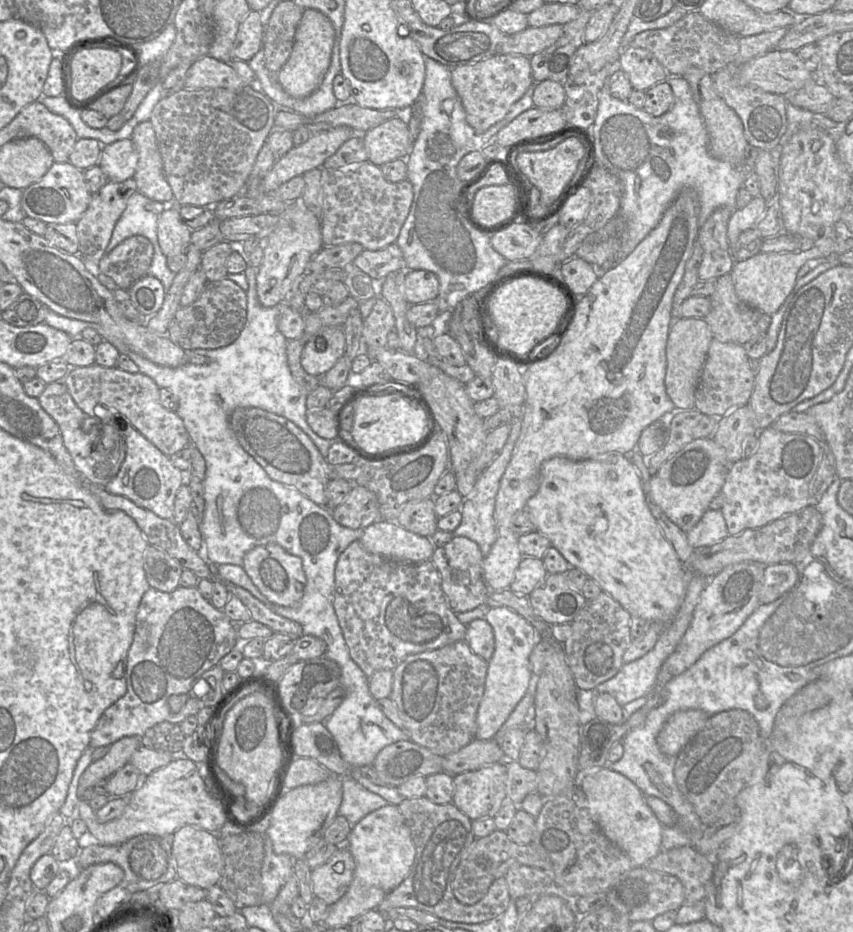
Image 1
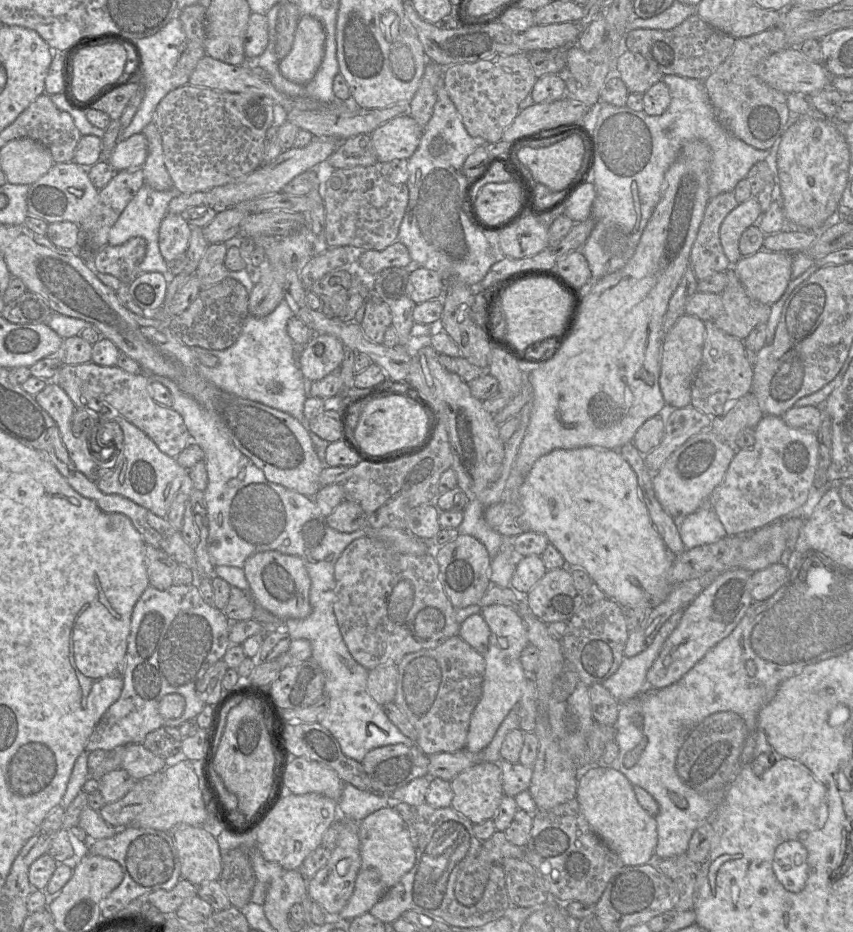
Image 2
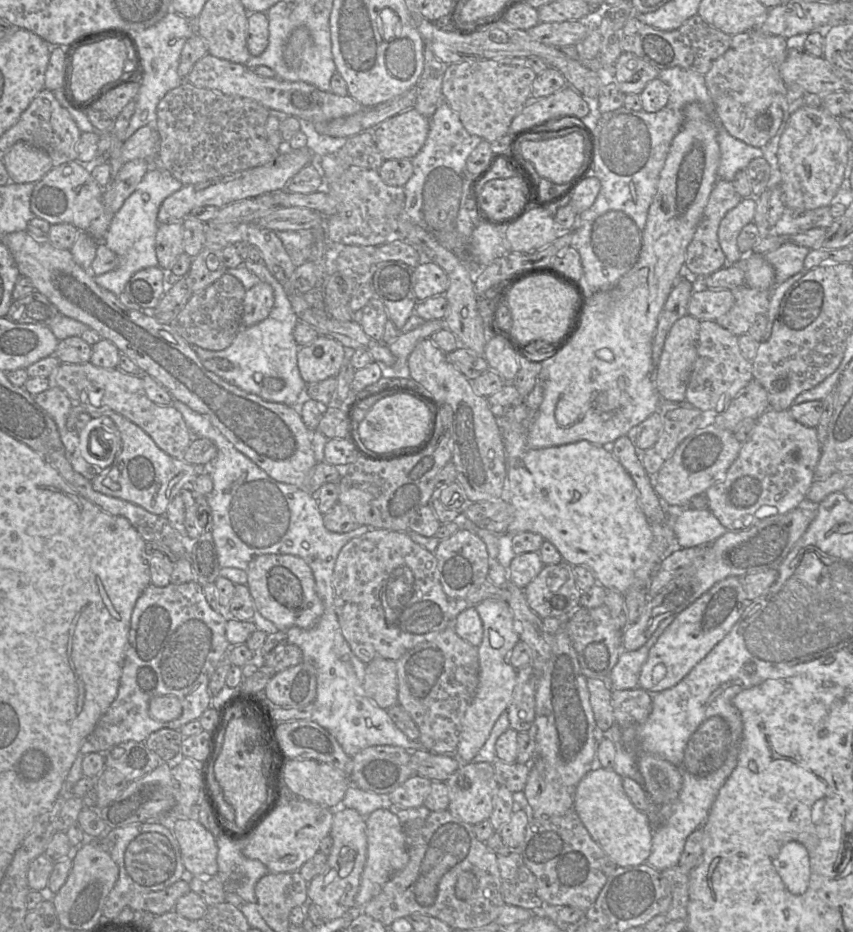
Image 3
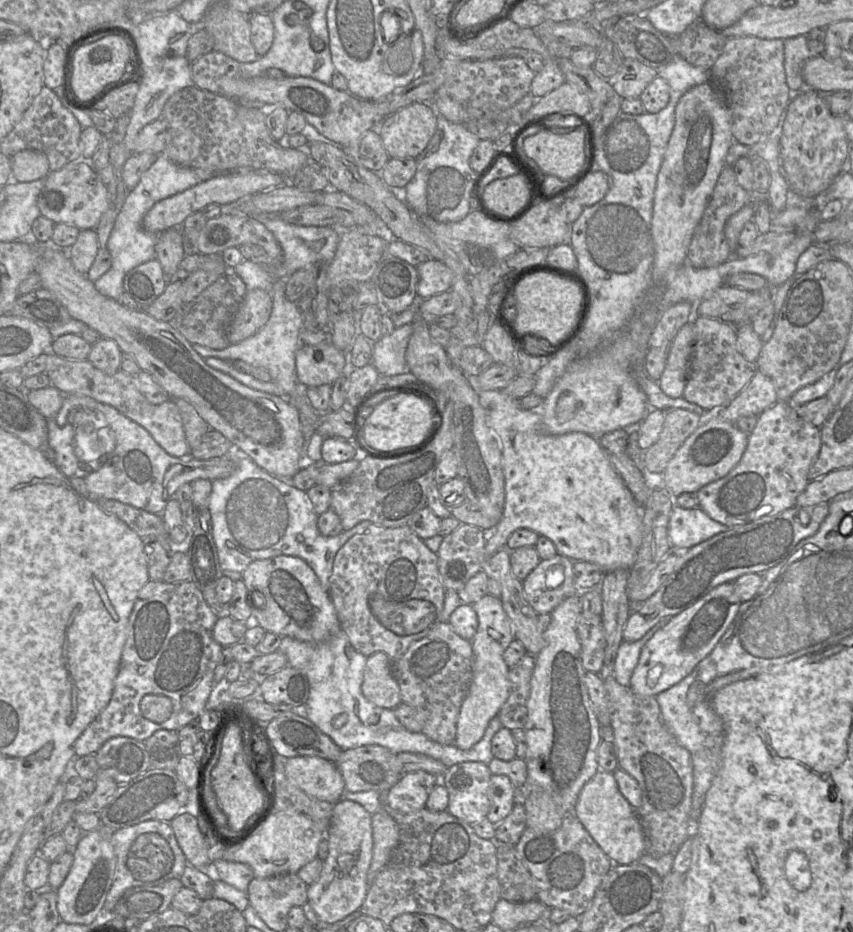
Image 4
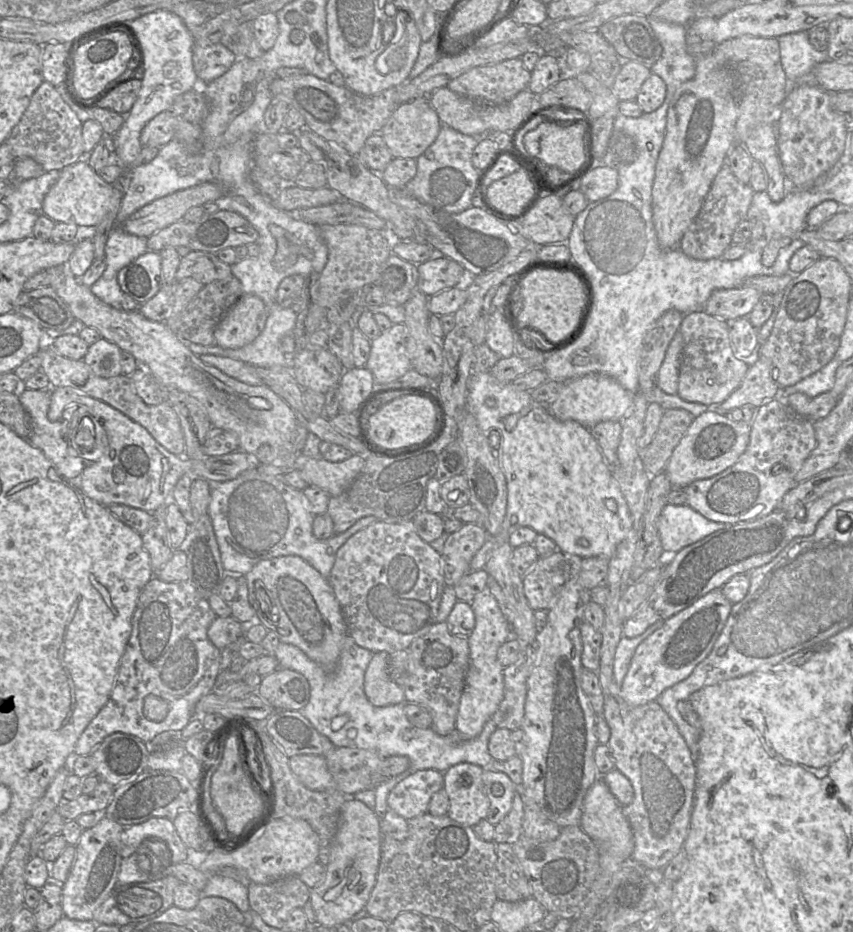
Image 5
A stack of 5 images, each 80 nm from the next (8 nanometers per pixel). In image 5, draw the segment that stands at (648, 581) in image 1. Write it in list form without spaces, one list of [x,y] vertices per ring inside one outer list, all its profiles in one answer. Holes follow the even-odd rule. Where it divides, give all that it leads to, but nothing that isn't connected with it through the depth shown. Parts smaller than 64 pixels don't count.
[[[489,371],[472,372],[467,386],[467,406],[482,432],[488,434],[491,430],[498,430],[501,433],[500,461],[507,487],[507,507],[502,526],[498,534],[488,536],[472,558],[470,569],[483,569],[492,551],[509,542],[510,534],[522,526],[549,537],[557,549],[568,556],[610,559],[617,545],[631,530],[632,518],[619,484],[612,475],[612,468],[590,429],[574,420],[556,419],[548,412],[549,403],[534,401],[530,391],[517,389],[512,383],[501,383]]]

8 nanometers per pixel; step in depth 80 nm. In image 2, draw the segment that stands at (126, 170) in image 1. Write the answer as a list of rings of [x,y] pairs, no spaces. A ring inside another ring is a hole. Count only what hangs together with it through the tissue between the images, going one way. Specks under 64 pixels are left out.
[[[137,133],[119,141],[108,158],[113,169],[118,171],[142,168],[148,155],[148,141],[145,135]]]

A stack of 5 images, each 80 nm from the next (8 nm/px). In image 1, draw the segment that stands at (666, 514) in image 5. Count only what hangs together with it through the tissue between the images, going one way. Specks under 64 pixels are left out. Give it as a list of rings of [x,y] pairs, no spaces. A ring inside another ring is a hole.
[[[708,509],[699,522],[686,533],[688,544],[694,548],[714,545],[729,535],[721,510]]]

